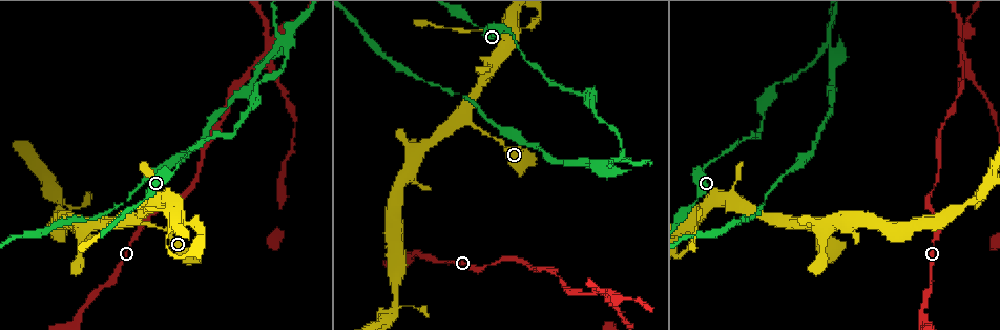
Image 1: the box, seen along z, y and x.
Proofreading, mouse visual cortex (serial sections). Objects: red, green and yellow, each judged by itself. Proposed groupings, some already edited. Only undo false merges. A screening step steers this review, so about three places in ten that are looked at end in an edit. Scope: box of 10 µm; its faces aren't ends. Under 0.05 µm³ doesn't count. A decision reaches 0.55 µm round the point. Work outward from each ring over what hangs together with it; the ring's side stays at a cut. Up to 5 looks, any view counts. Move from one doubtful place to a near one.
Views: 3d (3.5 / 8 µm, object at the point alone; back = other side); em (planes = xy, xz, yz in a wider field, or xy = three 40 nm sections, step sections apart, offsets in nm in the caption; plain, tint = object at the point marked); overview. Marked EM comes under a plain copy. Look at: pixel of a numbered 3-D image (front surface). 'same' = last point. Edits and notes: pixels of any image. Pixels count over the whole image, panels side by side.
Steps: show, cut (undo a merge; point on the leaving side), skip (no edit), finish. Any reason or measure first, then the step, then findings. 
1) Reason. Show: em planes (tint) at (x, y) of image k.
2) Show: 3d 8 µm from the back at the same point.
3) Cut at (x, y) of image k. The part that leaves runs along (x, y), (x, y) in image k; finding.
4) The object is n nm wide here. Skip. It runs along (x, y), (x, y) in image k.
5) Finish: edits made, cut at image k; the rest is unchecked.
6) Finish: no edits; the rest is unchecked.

Abrupt turn. Show: 3d 3.5 µm at (173, 212) of image 1.

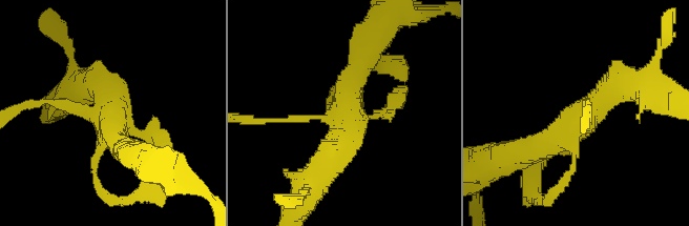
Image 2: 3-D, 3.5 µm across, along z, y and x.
Show: em xy step 1 (tint) at (107, 114) of image 2.

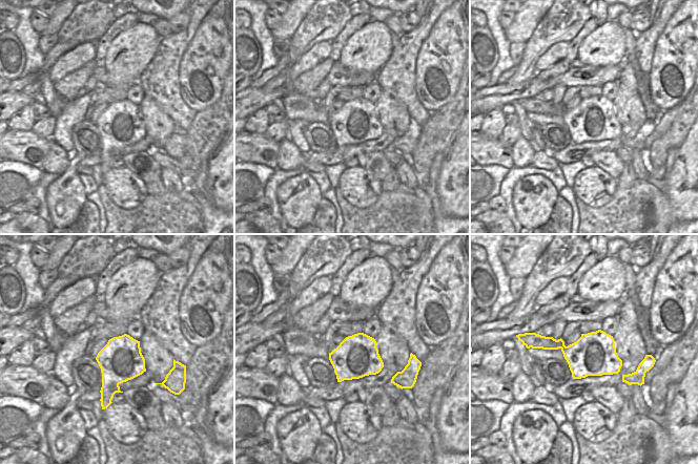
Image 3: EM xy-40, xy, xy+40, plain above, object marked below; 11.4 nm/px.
The object is 480 nm wide here. Skip. It runs along (637, 85), (610, 88), (531, 149) in image 2; one cell here.

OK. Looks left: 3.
Four-way junction. Show: 3d 3.5 µm at (620, 158) of image 1.

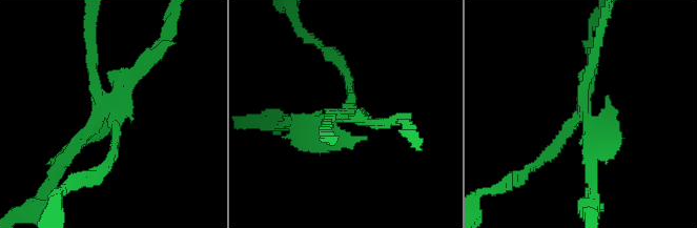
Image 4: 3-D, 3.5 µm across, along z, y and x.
Need the tissue. Show: em xy step 2 (tint) at (346, 111) of image 4.

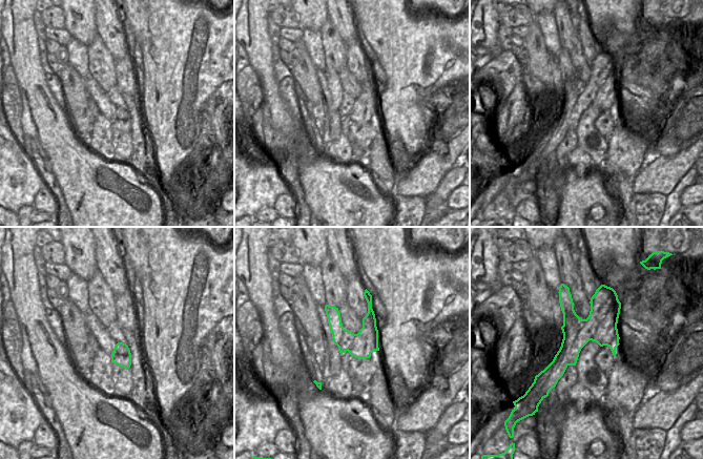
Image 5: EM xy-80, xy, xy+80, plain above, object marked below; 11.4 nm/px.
Show: em planes (tint) at the same point.

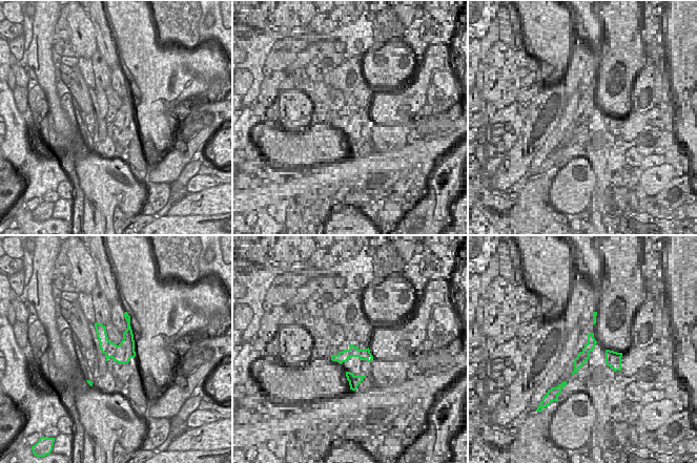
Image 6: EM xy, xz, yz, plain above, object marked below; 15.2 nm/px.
Cut at (319, 141) of image 4. The part that leaves runs along (337, 117), (279, 123) in image 4; two cells meet here.

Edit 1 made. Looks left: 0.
Finish: edits made, cut at image 4; the rest is unchecked.

